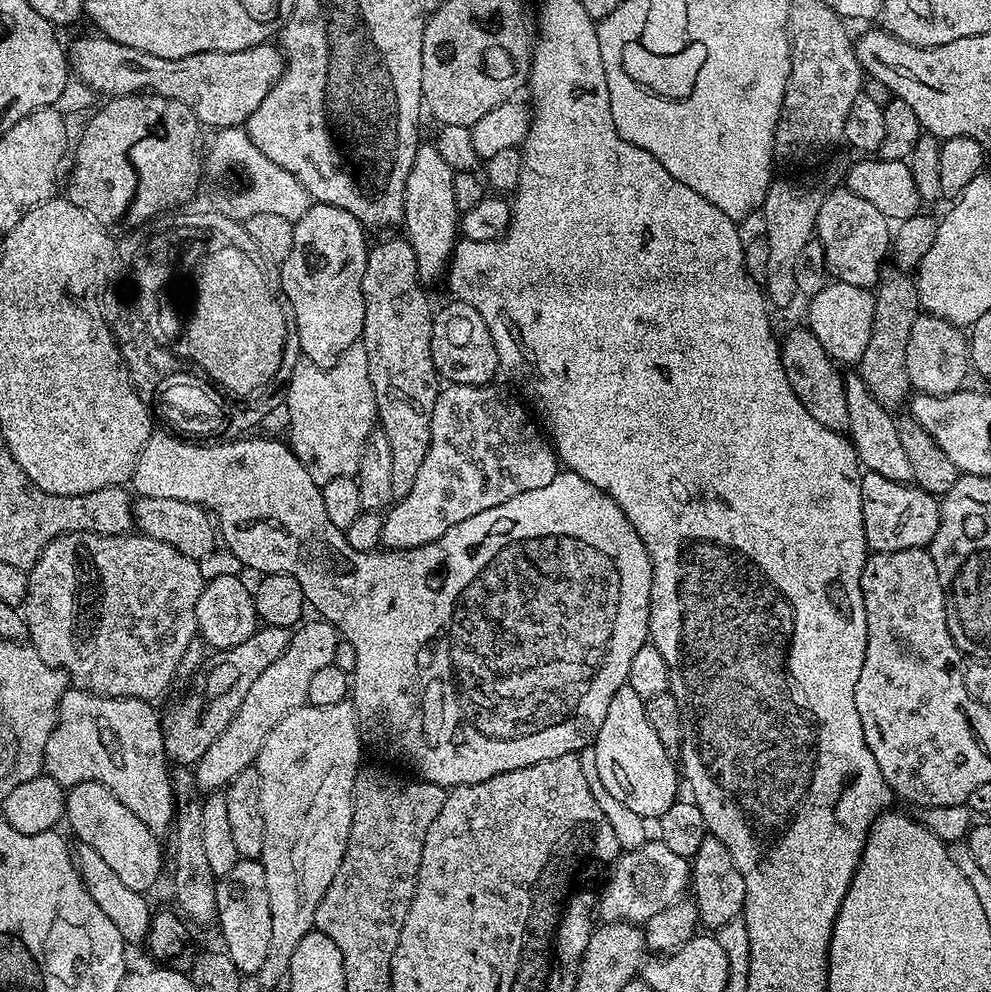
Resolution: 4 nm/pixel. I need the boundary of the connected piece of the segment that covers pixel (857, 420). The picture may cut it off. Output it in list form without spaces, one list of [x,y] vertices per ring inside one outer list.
[[[859,374],[844,376],[846,390],[846,410],[850,410],[850,422],[847,435],[856,447],[856,455],[860,463],[869,472],[882,474],[882,478],[890,478],[899,484],[908,484],[912,480],[910,461],[906,458],[906,450],[902,450],[902,438],[898,438],[898,426],[893,413],[887,412],[870,394],[866,382],[862,382]]]

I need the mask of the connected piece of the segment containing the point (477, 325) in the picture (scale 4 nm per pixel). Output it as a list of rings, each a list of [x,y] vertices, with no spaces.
[[[451,303],[432,317],[430,354],[434,358],[436,375],[448,384],[491,385],[496,372],[501,371],[500,355],[494,346],[494,338],[490,338],[490,330],[474,306]]]

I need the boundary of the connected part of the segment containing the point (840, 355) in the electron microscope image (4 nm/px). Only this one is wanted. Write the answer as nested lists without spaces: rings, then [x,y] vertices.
[[[836,280],[824,285],[818,294],[807,301],[808,320],[806,326],[822,342],[822,350],[837,365],[859,365],[862,354],[866,354],[866,345],[870,343],[870,334],[874,330],[875,295],[869,289],[850,286]]]

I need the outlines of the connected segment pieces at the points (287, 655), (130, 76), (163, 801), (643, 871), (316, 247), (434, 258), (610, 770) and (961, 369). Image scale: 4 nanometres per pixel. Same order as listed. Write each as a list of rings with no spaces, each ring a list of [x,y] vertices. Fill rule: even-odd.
[[[323,618],[309,619],[301,623],[293,631],[290,646],[258,678],[254,686],[250,686],[242,706],[238,706],[238,712],[226,730],[214,738],[210,750],[202,754],[202,758],[194,766],[196,787],[201,793],[212,794],[232,783],[232,779],[243,770],[243,768],[255,765],[258,754],[262,750],[266,738],[270,738],[270,730],[286,718],[294,710],[303,708],[308,703],[308,689],[310,677],[322,666],[330,666],[335,662],[335,648],[341,642],[341,635],[335,626]]]
[[[103,34],[96,36],[80,36],[66,48],[66,55],[75,79],[90,86],[93,93],[104,95],[104,98],[114,96],[130,96],[134,92],[157,92],[159,96],[174,98],[186,106],[200,119],[201,125],[212,127],[212,130],[222,128],[239,128],[247,125],[250,114],[262,106],[262,98],[270,94],[270,90],[284,73],[284,54],[275,43],[265,42],[258,46],[250,46],[246,50],[233,52],[199,52],[186,58],[158,58],[158,54],[146,54],[137,48],[119,44]]]
[[[69,687],[60,699],[60,711],[56,729],[50,734],[44,751],[43,771],[65,790],[82,782],[96,782],[114,793],[118,802],[130,810],[158,838],[169,835],[174,824],[174,813],[178,807],[174,799],[170,761],[164,754],[164,726],[161,713],[155,712],[147,700],[95,696],[83,688]]]
[[[652,838],[637,848],[627,849],[611,865],[608,885],[598,896],[598,916],[604,922],[627,920],[629,924],[643,925],[663,908],[675,904],[689,891],[690,864],[674,850],[669,850],[659,838]]]
[[[313,203],[306,214],[294,222],[294,247],[290,250],[290,258],[286,258],[286,262],[278,268],[280,288],[284,291],[283,299],[291,312],[294,332],[296,328],[296,340],[301,348],[299,351],[302,356],[304,351],[303,359],[314,368],[332,368],[340,360],[340,355],[363,337],[362,278],[370,247],[369,241],[364,241],[364,235],[366,229],[360,220],[333,204]]]
[[[424,142],[414,154],[414,166],[406,178],[404,195],[403,231],[408,245],[416,255],[416,265],[421,281],[431,286],[436,279],[443,277],[448,270],[448,261],[458,239],[458,213],[454,206],[453,170],[446,166],[442,154],[438,154],[435,143]]]
[[[626,683],[610,698],[610,707],[606,710],[606,719],[602,721],[602,730],[598,730],[594,741],[596,757],[598,758],[598,778],[602,778],[602,786],[626,806],[626,810],[634,810],[634,814],[645,818],[658,818],[670,810],[670,806],[678,799],[676,793],[676,780],[678,784],[678,768],[673,757],[662,746],[658,734],[654,734],[654,726],[650,726],[650,721],[646,718],[645,700]]]
[[[921,314],[910,330],[910,342],[906,342],[906,374],[910,378],[913,389],[926,396],[949,396],[965,387],[964,379],[970,376],[968,358],[968,336],[957,325],[946,322],[937,316]]]

